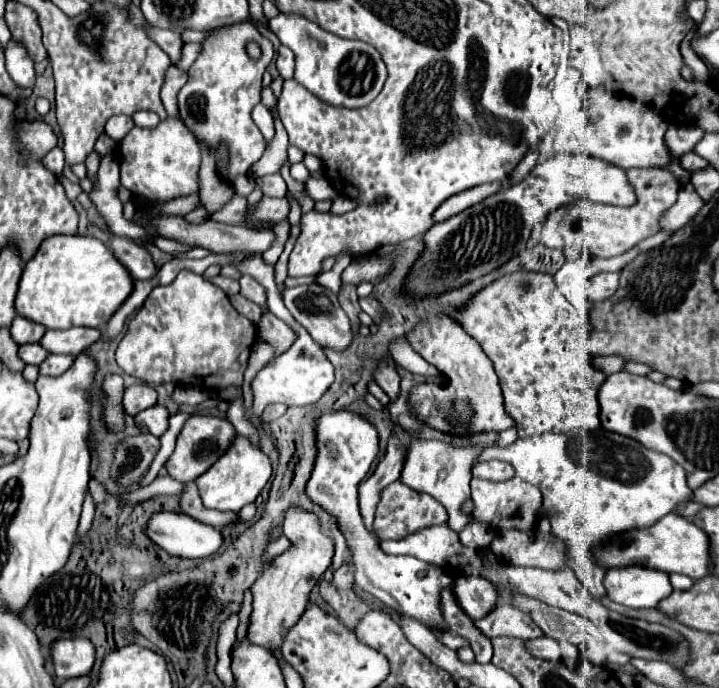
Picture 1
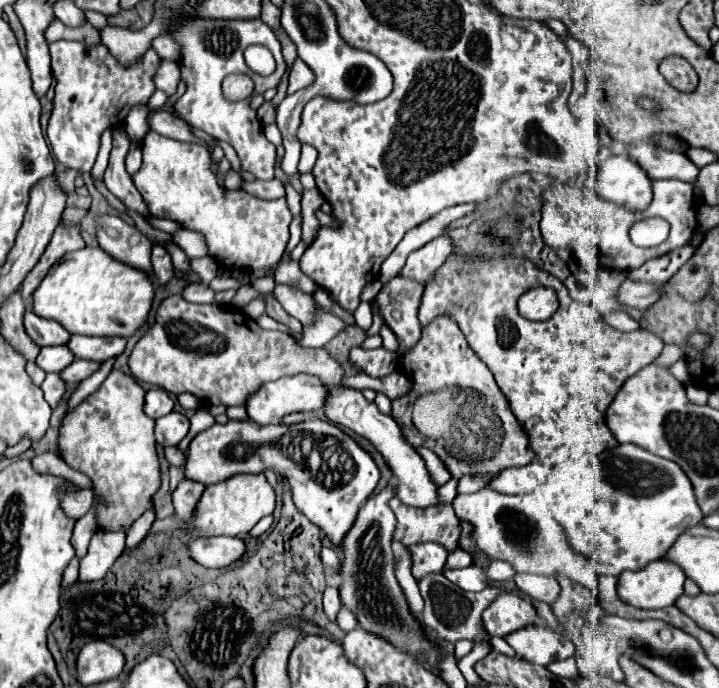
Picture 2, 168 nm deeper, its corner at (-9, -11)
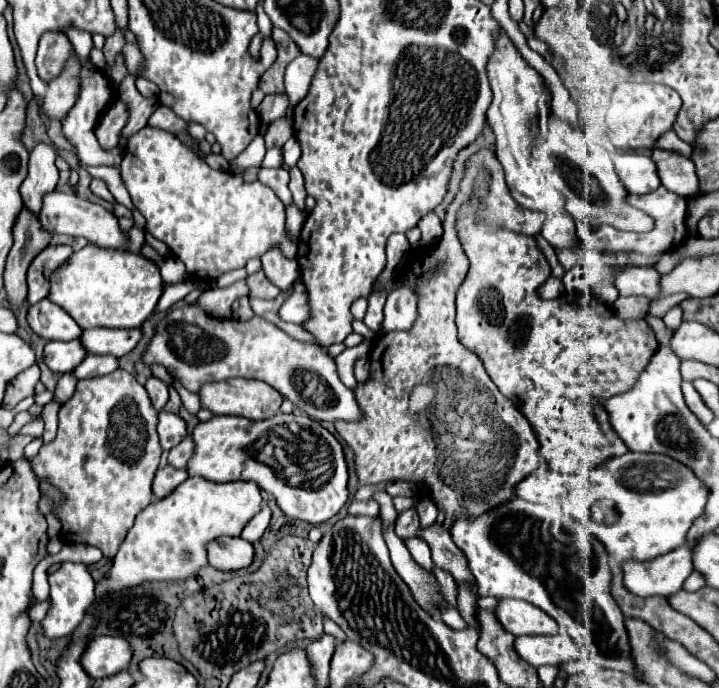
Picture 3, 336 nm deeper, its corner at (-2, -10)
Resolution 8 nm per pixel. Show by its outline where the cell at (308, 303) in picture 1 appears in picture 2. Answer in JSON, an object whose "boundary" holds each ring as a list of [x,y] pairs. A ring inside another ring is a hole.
{"boundary":[[[278,285],[274,289],[274,297],[288,311],[288,315],[296,317],[302,325],[312,325],[316,321],[316,303],[312,295],[306,295],[288,285]]]}

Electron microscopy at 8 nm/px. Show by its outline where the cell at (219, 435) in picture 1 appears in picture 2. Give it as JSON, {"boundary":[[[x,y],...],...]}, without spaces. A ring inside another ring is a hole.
{"boundary":[[[318,417],[306,419],[296,425],[266,425],[266,427],[256,425],[252,421],[228,421],[226,425],[214,423],[212,427],[208,427],[206,431],[198,433],[192,439],[186,455],[184,475],[186,479],[196,479],[198,483],[212,485],[238,473],[264,473],[266,469],[272,469],[274,473],[288,479],[296,507],[314,525],[318,525],[324,531],[324,535],[338,551],[340,551],[340,541],[344,541],[344,535],[352,529],[360,505],[374,493],[380,481],[380,469],[372,459],[372,455],[366,449],[362,449],[352,437],[340,431],[338,425]]]}

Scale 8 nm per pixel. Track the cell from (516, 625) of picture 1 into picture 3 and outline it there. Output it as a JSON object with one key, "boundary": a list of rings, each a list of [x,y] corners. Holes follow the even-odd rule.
{"boundary":[[[569,634],[555,636],[519,636],[515,640],[517,652],[531,666],[559,666],[569,660],[581,658],[579,648],[573,644]]]}

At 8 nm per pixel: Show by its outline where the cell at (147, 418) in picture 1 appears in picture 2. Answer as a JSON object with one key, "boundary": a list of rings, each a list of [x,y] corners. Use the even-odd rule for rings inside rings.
{"boundary":[[[172,411],[160,419],[156,419],[156,427],[154,427],[154,435],[156,435],[156,441],[166,447],[166,445],[178,445],[180,439],[188,433],[188,419],[178,413],[178,411]]]}

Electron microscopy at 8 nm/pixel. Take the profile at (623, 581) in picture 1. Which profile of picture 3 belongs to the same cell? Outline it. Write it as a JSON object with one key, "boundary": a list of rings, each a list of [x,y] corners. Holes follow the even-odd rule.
{"boundary":[[[689,546],[661,554],[653,562],[625,562],[625,588],[641,598],[671,596],[681,590],[683,582],[693,572],[693,552]]]}

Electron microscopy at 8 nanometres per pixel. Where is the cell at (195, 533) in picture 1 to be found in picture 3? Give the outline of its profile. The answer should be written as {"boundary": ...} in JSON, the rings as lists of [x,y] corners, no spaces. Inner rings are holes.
{"boundary":[[[229,536],[213,540],[207,546],[207,552],[209,552],[209,564],[225,572],[249,568],[255,556],[255,548],[251,542],[243,538],[229,538]]]}

